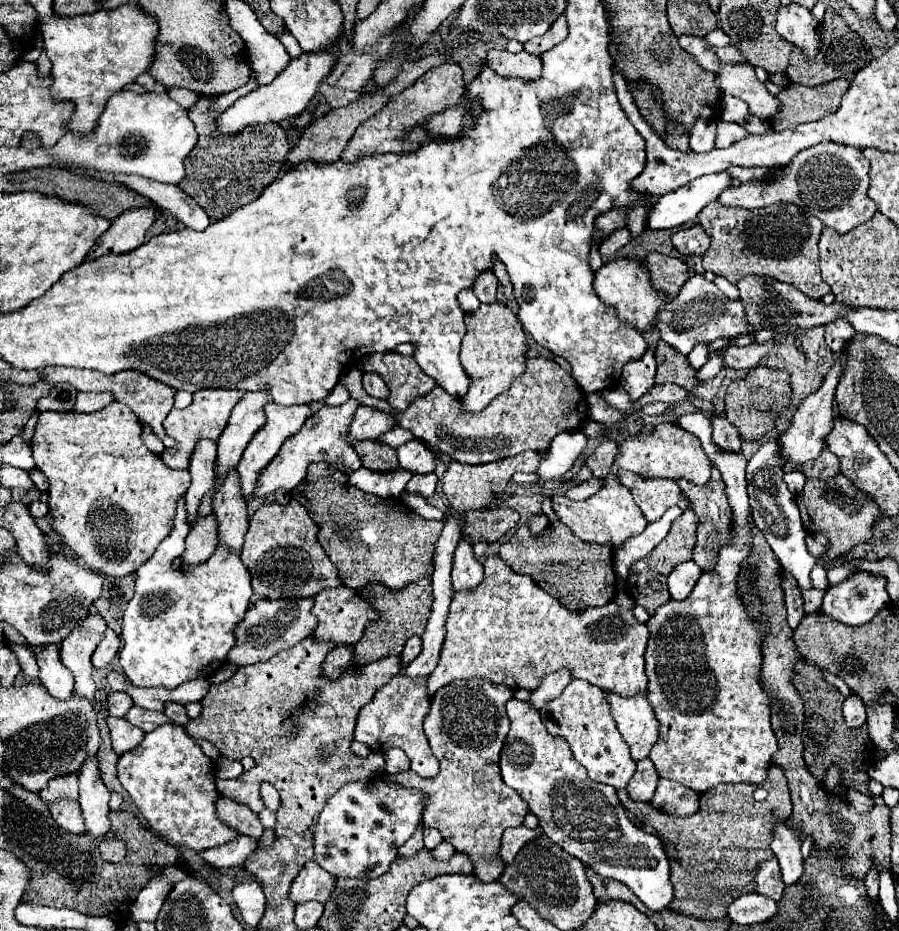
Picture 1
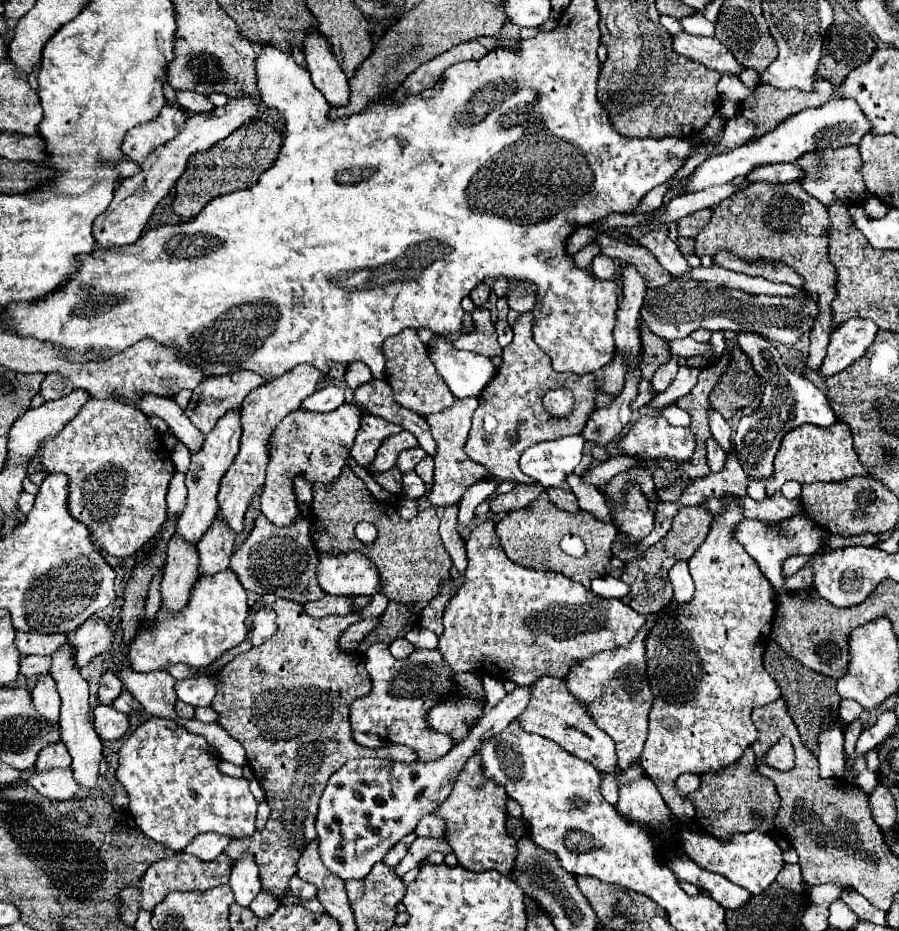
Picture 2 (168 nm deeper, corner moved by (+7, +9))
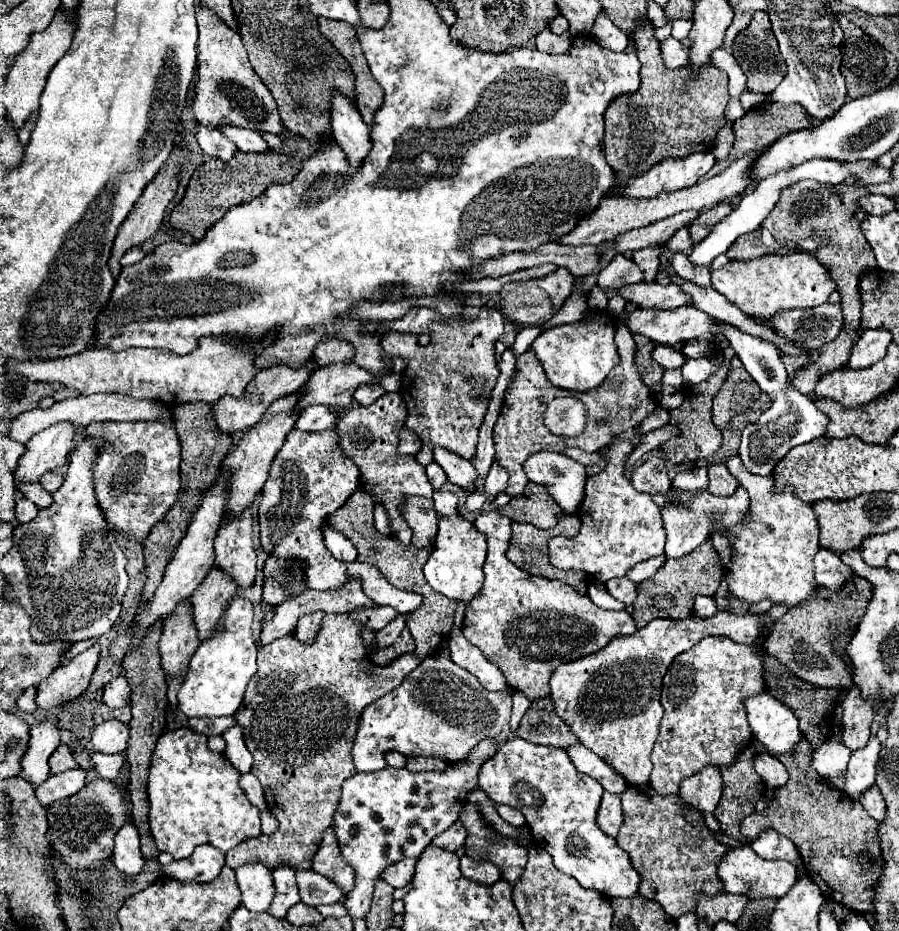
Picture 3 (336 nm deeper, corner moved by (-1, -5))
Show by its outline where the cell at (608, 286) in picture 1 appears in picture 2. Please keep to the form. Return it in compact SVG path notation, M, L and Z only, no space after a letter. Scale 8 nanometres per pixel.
M595 256L591 268L599 280L611 280L613 276L613 260L609 256Z

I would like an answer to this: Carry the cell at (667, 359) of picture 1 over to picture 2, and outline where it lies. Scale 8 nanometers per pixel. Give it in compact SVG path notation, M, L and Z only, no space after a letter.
M641 324L641 374L645 380L651 380L655 370L659 366L663 366L665 362L671 360L667 342L661 342L661 338L657 338L645 324Z

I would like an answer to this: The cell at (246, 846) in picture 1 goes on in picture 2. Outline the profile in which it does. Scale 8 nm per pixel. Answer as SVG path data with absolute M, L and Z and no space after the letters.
M197 834L193 838L193 842L189 846L185 846L183 852L193 854L195 858L201 858L201 860L213 860L223 852L223 848L229 842L231 840L221 836L221 834Z

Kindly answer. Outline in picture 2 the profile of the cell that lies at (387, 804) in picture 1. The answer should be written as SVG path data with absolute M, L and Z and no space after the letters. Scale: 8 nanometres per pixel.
M517 686L497 706L485 708L469 734L445 756L429 762L397 762L383 758L359 758L345 762L327 782L319 802L317 838L323 864L343 880L365 878L375 862L381 862L401 838L411 834L417 822L433 814L451 794L457 774L481 744L505 730L529 704L529 688Z

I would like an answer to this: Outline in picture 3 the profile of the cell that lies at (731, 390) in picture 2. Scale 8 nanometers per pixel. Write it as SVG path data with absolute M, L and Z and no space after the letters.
M737 356L731 360L731 370L721 386L721 390L713 398L713 422L721 430L727 428L729 420L737 414L743 414L755 406L761 398L761 390L757 382L745 372L741 360Z

